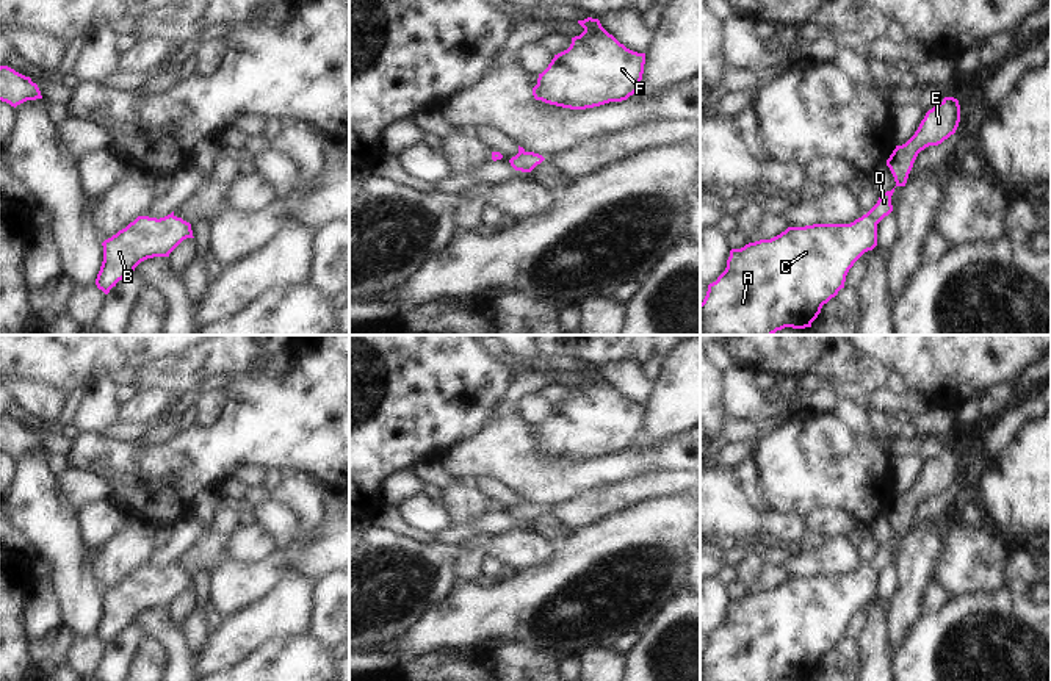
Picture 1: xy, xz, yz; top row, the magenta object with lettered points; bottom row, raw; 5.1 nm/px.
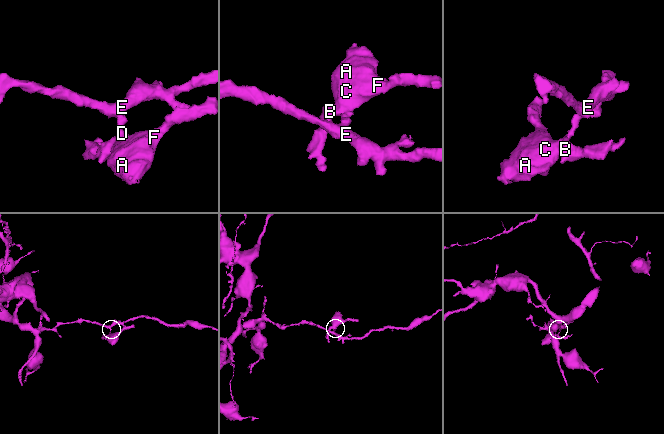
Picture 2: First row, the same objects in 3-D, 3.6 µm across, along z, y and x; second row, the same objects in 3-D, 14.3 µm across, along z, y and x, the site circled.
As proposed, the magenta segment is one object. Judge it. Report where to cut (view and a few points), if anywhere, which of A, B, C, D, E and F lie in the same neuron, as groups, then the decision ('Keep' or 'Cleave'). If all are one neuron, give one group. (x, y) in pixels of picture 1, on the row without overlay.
Split along yz (866, 564), (877, 573). Groups: A B C F / D E. Cleave.

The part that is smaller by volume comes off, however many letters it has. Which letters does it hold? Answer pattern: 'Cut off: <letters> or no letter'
Cut off: A, B, C, F

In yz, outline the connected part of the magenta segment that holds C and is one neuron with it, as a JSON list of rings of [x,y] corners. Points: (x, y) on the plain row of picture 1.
[[[863,565],[851,575],[788,578],[771,590],[731,600],[725,622],[708,636],[700,654],[700,681],[805,679],[824,654],[844,639],[854,614],[877,596],[877,573]]]

